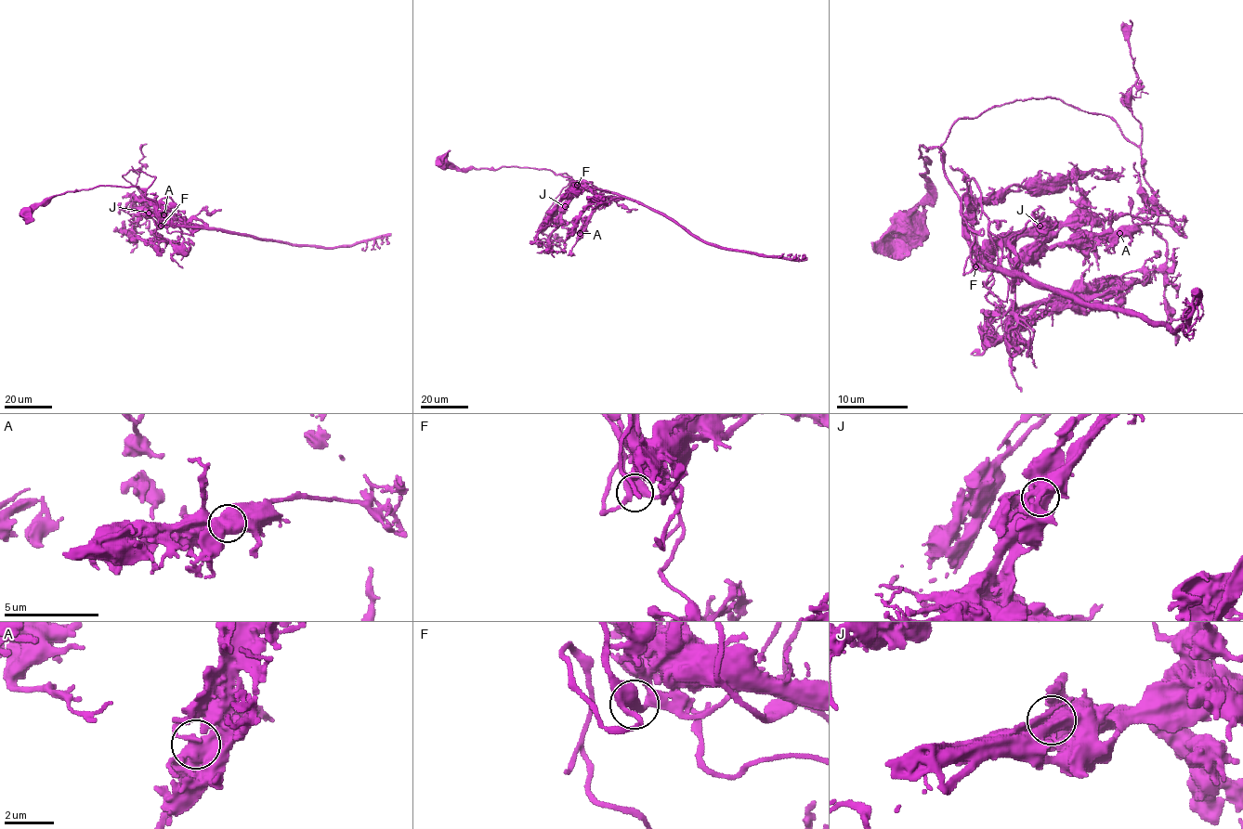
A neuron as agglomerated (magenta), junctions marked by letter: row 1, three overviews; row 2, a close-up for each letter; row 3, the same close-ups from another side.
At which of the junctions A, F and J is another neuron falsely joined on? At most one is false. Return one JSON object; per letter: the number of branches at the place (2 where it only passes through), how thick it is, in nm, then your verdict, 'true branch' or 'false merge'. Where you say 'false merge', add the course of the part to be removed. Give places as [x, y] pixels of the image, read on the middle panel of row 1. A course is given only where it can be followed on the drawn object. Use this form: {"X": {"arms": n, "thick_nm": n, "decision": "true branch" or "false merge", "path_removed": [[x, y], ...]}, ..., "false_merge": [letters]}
{"A": {"arms": 3, "thick_nm": 460, "decision": "true branch"}, "F": {"arms": 3, "thick_nm": 440, "decision": "true branch"}, "J": {"arms": 3, "thick_nm": 500, "decision": "false merge", "path_removed": [[565, 206], [581, 188], [601, 189], [663, 213], [719, 246], [790, 259], [802, 259], [803, 254]]}, "false_merge": ["J"]}

